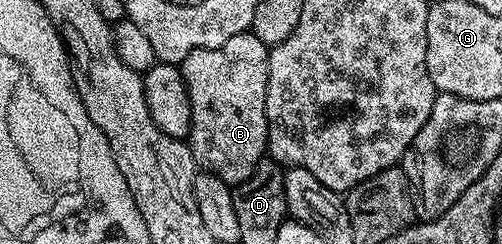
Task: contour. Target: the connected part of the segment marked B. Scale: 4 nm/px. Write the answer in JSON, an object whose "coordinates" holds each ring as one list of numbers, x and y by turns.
{"coordinates":[[253,31,232,35,228,43,215,49,194,49,181,63,182,78,192,107,192,127,188,144,194,160,207,173,214,173,221,181,237,187,254,174,259,161,267,152,266,143,266,88,270,49]]}

